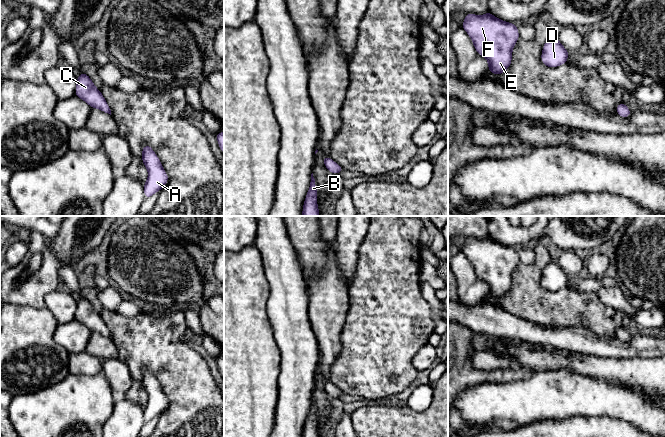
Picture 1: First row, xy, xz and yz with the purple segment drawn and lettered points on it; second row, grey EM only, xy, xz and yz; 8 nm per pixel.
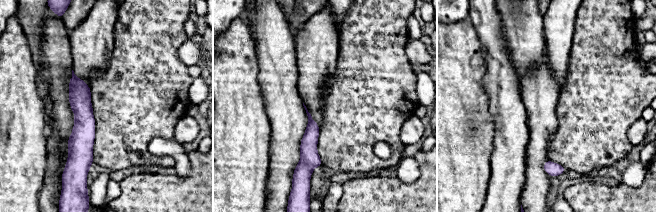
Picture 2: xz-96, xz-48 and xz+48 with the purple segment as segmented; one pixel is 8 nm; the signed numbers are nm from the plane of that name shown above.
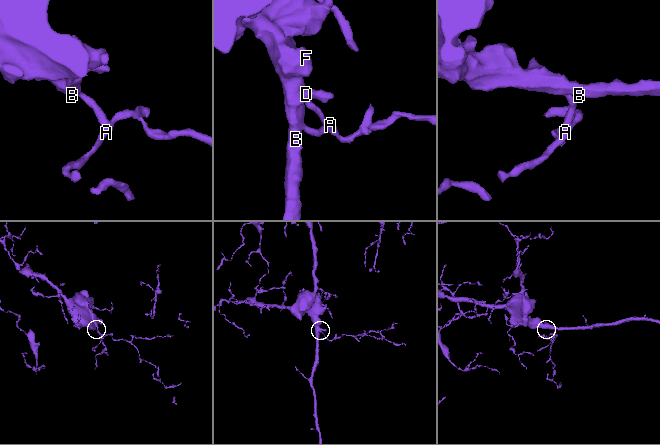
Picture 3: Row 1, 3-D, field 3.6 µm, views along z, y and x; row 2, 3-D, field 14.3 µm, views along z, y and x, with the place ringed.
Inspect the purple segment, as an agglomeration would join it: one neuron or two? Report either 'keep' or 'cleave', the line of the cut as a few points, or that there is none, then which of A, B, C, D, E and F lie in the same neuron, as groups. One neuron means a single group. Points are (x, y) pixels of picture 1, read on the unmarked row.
keep; no cut; A B C D E F

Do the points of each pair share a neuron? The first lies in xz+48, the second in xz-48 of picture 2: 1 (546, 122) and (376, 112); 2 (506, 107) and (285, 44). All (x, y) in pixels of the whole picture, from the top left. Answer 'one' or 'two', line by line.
1: two
2: one

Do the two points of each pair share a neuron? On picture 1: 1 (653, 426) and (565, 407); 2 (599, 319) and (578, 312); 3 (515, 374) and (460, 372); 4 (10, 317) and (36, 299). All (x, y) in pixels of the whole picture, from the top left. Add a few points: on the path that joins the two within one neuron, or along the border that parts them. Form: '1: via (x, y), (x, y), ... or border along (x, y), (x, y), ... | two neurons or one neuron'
1: via (631, 406), (587, 405) | one neuron
2: via (594, 315), (589, 312), (583, 312) | one neuron
3: via (501, 376), (474, 376) | one neuron
4: border along (10, 303), (36, 308), (44, 307) | two neurons

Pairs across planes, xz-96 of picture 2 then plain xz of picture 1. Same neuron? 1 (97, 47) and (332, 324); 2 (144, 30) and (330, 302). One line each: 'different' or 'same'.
1: same
2: different

